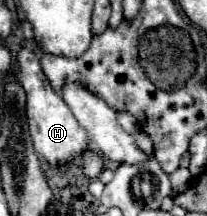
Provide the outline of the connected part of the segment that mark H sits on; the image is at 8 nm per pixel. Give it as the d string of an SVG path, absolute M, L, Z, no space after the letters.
M23 47L17 53L17 63L19 63L19 81L27 95L25 115L27 115L29 133L31 133L35 151L51 165L67 165L87 147L87 143L89 143L87 131L77 123L77 119L73 117L73 113L69 111L69 107L65 105L61 95L51 87L49 79L41 71L39 57L31 49Z

